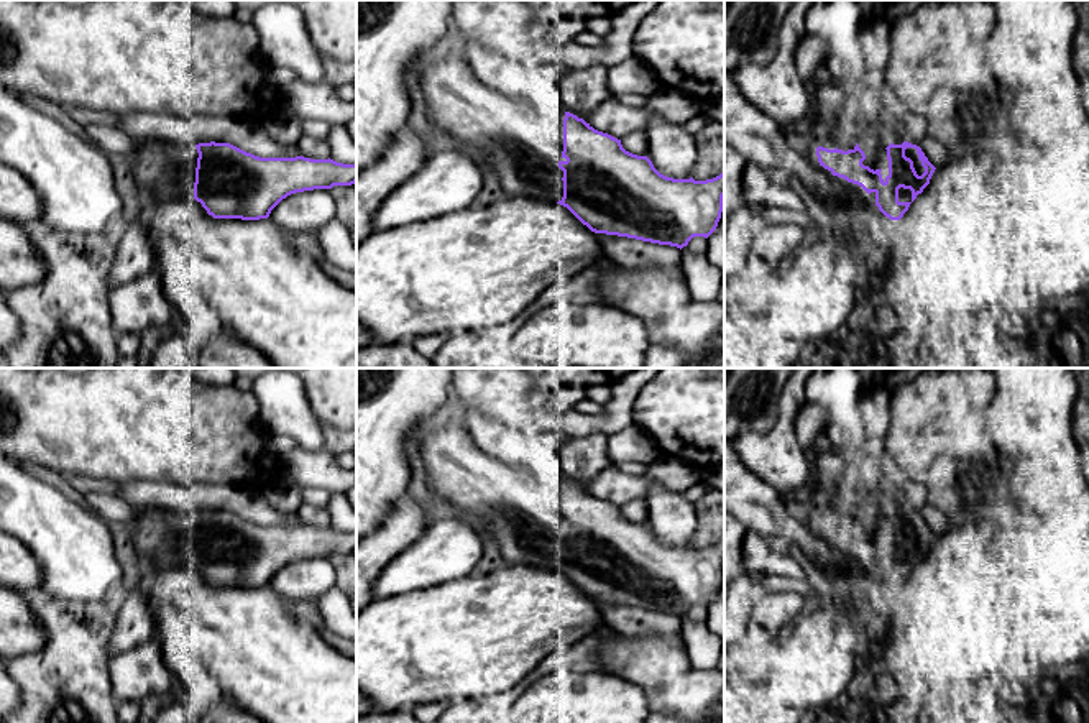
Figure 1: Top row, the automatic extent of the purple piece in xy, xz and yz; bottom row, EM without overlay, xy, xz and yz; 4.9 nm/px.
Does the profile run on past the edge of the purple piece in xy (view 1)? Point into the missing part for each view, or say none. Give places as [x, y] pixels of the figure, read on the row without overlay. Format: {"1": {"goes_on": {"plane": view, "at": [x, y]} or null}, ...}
{"1": {"goes_on": {"plane": "xy", "at": [165, 538]}}}

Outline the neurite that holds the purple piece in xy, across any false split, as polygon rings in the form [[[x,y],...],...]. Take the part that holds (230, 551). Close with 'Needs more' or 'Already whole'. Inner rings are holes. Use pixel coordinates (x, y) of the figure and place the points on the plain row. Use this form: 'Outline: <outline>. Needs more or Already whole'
Outline: [[[156,506],[136,508],[136,519],[130,524],[136,554],[156,569],[194,565],[214,587],[268,587],[271,578],[287,564],[314,557],[332,557],[333,554],[352,554],[356,550],[356,532],[343,532],[333,527],[296,526],[260,526],[230,511],[172,511]]]. Needs more

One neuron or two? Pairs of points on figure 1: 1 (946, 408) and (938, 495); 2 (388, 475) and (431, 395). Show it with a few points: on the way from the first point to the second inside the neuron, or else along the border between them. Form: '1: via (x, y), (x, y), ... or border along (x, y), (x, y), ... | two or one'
1: via (946, 429), (946, 474) | one
2: via (388, 455), (388, 436), (411, 413) | one

